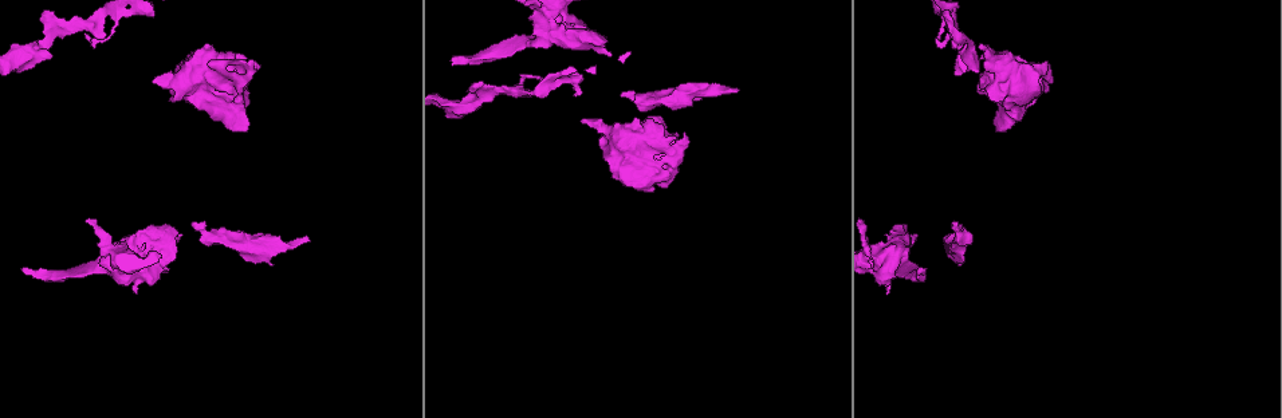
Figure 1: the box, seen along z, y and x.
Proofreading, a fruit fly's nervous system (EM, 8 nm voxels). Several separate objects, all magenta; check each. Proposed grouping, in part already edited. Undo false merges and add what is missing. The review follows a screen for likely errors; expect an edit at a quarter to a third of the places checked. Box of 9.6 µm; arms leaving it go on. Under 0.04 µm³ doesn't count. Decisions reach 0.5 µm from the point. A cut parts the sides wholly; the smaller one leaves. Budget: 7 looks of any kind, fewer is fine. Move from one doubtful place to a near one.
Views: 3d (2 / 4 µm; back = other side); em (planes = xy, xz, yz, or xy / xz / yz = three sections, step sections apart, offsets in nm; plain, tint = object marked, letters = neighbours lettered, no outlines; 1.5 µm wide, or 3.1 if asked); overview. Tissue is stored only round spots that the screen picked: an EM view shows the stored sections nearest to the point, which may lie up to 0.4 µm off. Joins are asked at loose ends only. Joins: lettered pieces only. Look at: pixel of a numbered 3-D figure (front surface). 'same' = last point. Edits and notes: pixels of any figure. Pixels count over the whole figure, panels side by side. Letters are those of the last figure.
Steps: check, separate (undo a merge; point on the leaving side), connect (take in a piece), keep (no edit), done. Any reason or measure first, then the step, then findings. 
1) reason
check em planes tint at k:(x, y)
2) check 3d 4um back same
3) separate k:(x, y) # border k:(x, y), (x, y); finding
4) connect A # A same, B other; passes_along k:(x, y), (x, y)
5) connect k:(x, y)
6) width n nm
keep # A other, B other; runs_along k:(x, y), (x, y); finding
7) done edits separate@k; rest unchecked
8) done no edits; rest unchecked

an open end
check em planes letters at 1:(922, 272)

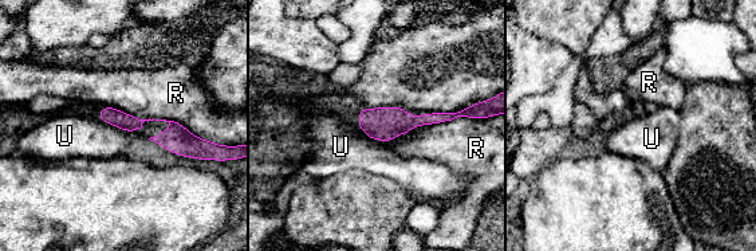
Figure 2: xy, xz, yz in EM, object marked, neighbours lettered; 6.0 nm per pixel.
width 110 nm
keep # R other, U other; border 2:(357, 125), (370, 138), (382, 141); no lettered piece goes on from it

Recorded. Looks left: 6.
an open end
check 3d 2um at 1:(736, 91)

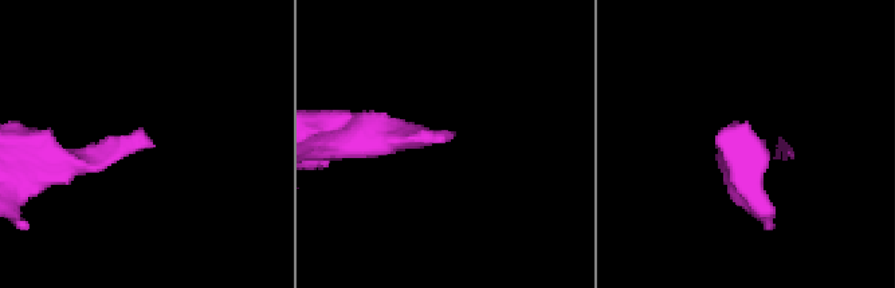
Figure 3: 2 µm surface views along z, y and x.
shape alone is not enough
check em planes letters at 3:(448, 134)

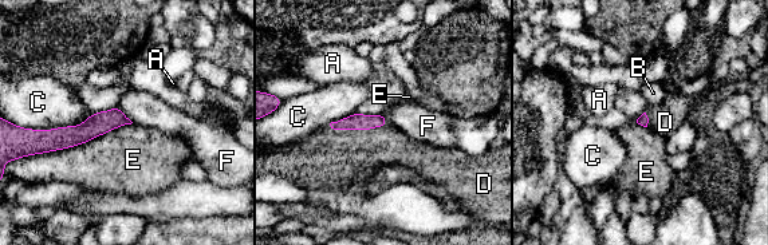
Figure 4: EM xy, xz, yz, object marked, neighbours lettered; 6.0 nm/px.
connect D # A other, B other, C other, D same, E other, F other; it goes on there

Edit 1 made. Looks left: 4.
redraw
check overview

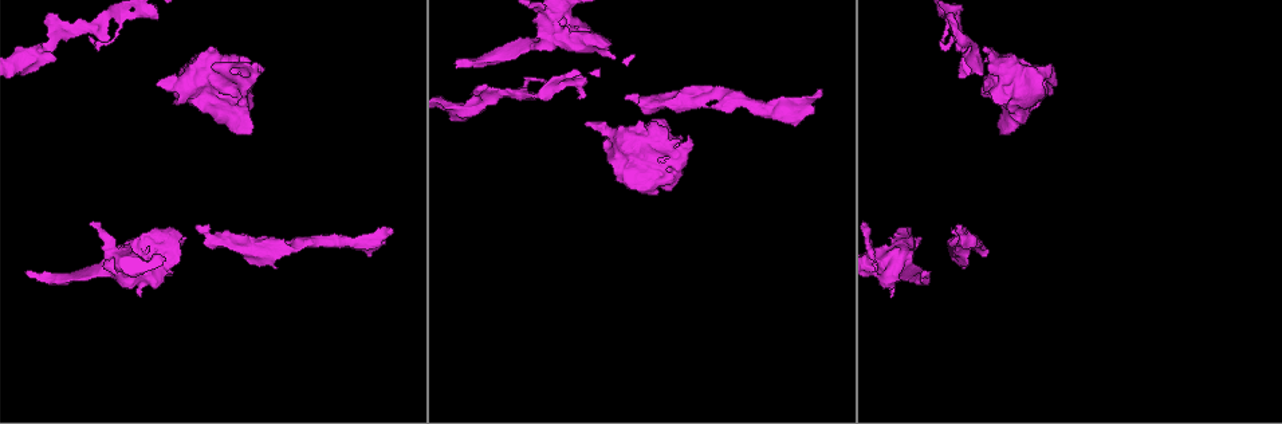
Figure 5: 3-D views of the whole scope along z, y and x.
branch stops here
check em planes letters at 5:(176, 261)

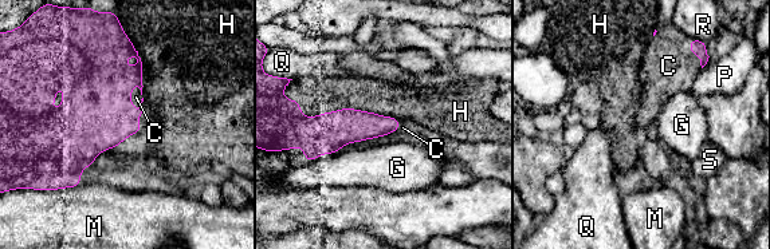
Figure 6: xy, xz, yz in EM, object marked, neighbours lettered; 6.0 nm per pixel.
connect C # C same, G other, H other, M other, P other, Q other, R other, S other; passes_along 6:(97, 114), (137, 109), (136, 97); the neuron continues

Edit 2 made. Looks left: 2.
done edits connect@4, connect@6; rest unchecked

